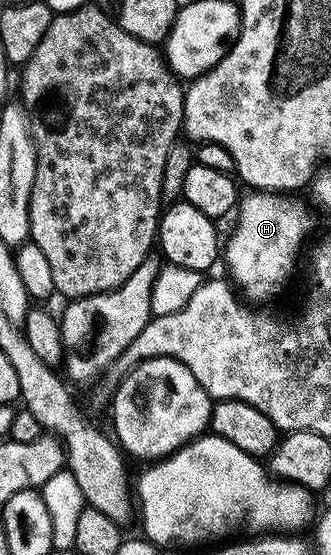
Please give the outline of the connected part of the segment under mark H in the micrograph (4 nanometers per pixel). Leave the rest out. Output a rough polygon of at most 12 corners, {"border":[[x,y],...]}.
{"border":[[254,192],[225,245],[247,301],[276,295],[314,228],[309,203]]}

